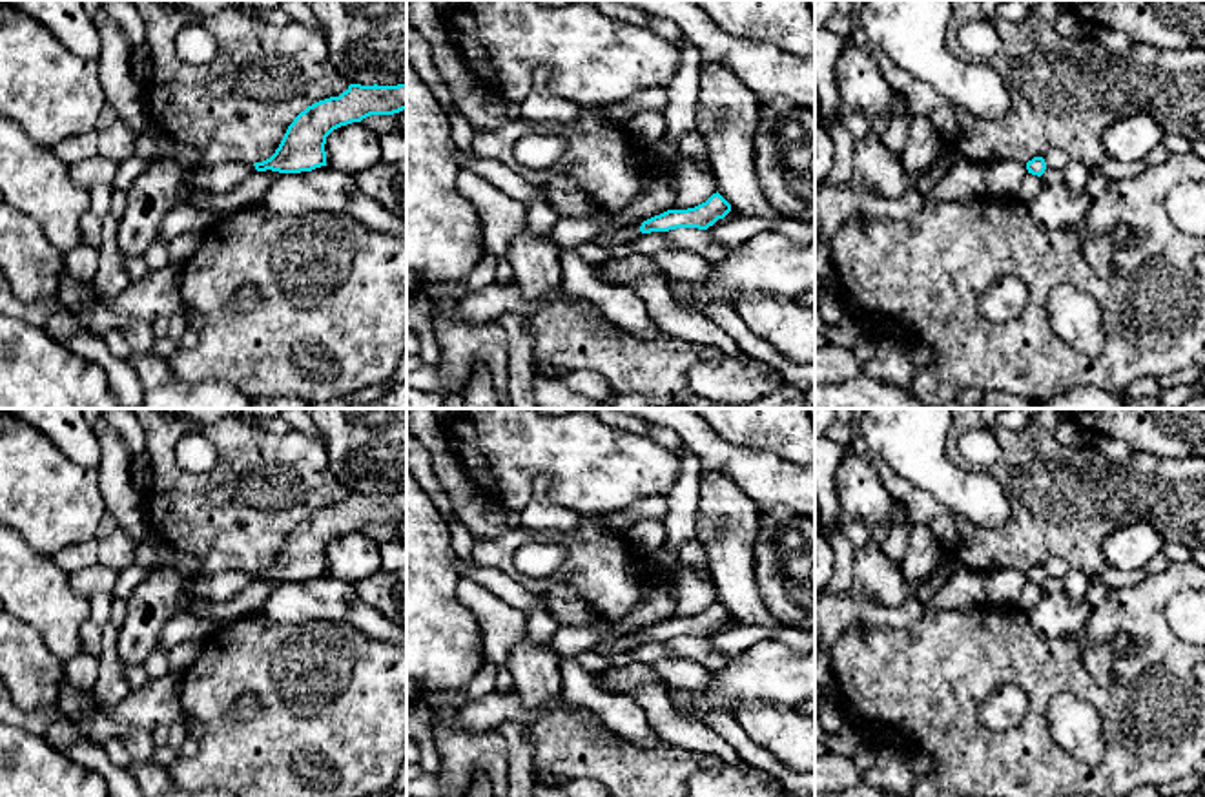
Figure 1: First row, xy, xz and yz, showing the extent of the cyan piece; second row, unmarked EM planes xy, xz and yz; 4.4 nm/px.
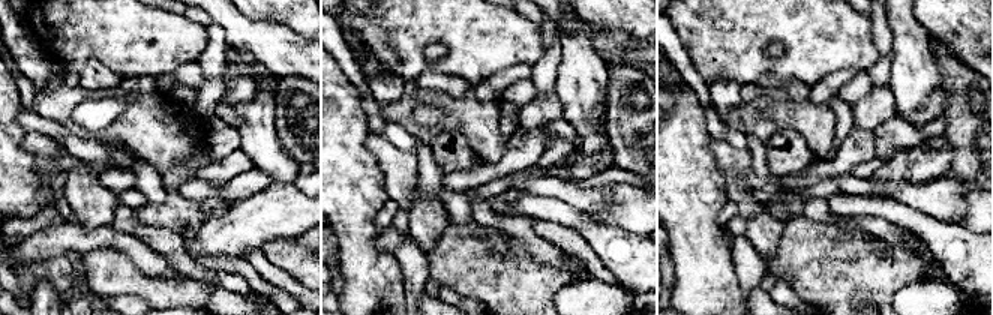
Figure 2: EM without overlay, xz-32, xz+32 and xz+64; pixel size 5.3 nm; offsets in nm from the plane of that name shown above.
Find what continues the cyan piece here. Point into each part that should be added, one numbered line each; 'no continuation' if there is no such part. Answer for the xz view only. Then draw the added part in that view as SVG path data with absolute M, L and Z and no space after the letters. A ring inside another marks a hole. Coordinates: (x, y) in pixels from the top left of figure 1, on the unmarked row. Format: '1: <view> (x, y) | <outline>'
1: xz (624, 644) | M623 635L616 640L614 651L633 653L638 644L642 644L640 637Z

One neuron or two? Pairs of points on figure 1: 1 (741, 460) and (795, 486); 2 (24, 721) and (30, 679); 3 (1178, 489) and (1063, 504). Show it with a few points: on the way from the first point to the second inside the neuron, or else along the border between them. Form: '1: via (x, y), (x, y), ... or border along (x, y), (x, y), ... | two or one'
1: via (753, 471), (782, 484) | one
2: border along (19, 708), (26, 712), (50, 708), (57, 715) | two
3: via (1149, 491), (1092, 496) | one

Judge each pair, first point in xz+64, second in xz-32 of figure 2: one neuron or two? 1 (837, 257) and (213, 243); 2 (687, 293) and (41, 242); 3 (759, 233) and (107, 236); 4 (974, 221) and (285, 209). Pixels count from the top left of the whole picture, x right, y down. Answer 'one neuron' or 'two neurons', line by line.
1: two neurons
2: two neurons
3: two neurons
4: one neuron

